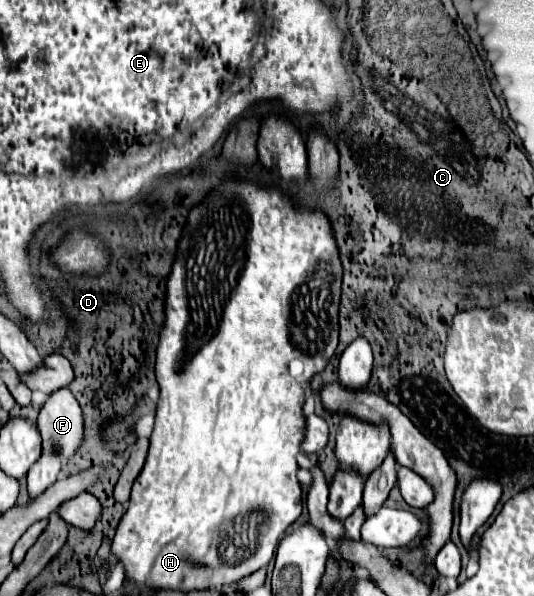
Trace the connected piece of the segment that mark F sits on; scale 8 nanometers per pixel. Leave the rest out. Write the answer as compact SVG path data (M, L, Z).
M67 387L49 395L39 411L37 425L43 437L43 451L53 449L67 463L83 439L83 413Z

